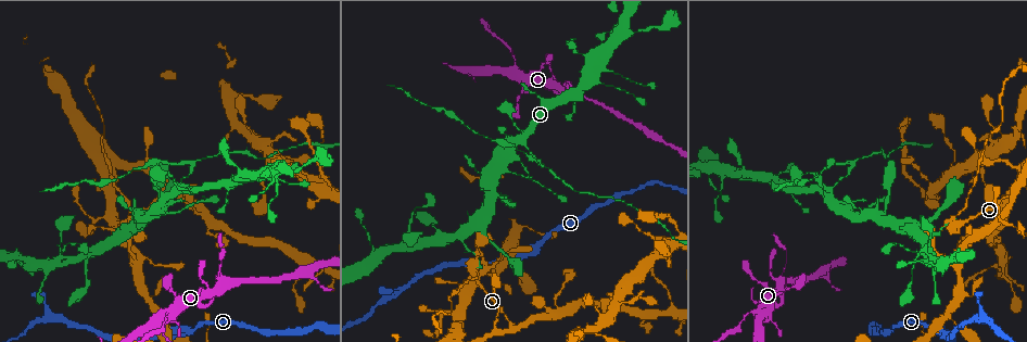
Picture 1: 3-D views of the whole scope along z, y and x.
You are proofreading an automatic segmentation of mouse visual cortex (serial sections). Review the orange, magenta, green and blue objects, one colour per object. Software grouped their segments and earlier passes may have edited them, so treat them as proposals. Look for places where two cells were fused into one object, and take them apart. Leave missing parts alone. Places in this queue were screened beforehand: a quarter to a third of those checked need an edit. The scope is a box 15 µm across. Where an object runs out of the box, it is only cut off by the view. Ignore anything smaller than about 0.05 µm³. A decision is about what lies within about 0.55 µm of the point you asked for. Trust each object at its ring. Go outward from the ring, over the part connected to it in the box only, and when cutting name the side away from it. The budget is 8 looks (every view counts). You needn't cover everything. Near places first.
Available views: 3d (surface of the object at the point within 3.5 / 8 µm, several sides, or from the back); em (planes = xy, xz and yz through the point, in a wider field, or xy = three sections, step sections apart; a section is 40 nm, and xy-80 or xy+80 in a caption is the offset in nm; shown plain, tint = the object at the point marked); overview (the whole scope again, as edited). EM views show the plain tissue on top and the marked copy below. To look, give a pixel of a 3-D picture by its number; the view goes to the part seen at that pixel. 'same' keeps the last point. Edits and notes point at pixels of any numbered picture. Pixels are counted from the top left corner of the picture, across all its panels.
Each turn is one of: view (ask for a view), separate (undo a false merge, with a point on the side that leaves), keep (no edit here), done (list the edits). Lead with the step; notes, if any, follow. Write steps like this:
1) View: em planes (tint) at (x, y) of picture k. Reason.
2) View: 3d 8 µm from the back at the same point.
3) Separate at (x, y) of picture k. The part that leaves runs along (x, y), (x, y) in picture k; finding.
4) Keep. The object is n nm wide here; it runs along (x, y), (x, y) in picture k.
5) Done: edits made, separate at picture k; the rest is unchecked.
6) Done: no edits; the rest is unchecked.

View: 3d 3.5 µm from the back at (163, 188) of picture 1. Sharp bend.

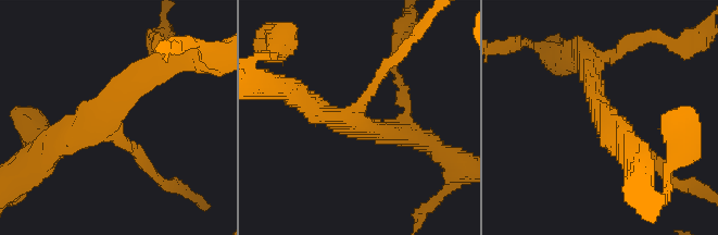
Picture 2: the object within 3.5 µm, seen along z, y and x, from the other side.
View: em xy step 5 (tint) at (355, 110) of picture 2. 3 arms meet here; the arms are 150, 300, 300 nm wide.

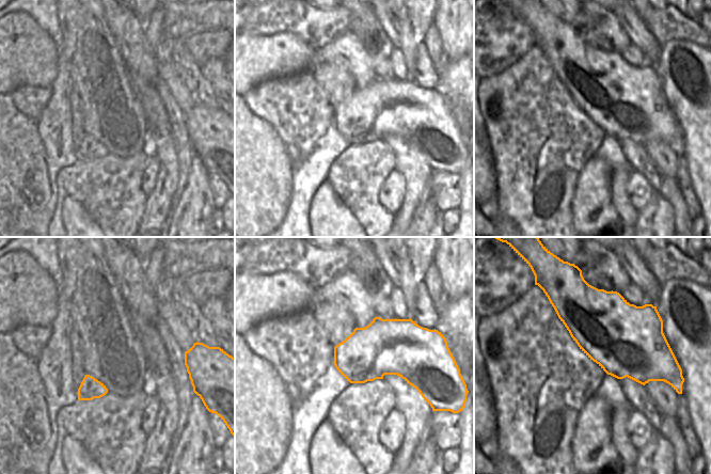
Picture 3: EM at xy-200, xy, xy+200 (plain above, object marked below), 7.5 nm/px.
Keep. It runs along (660, 168), (600, 114), (589, 74) in picture 2; continuous, no second cell.

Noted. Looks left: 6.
View: 3d 3.5 µm at (372, 247) of picture 1. Thin arm on a thick one.

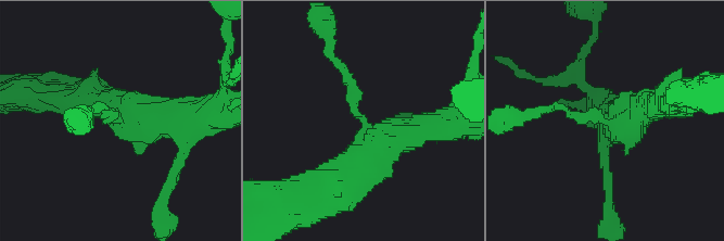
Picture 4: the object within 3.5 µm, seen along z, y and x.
View: em xy step 1 (tint) at (613, 121) of picture 4. 3 arms meet here; the arms are 150, 350, 450 nm wide; need the tissue.

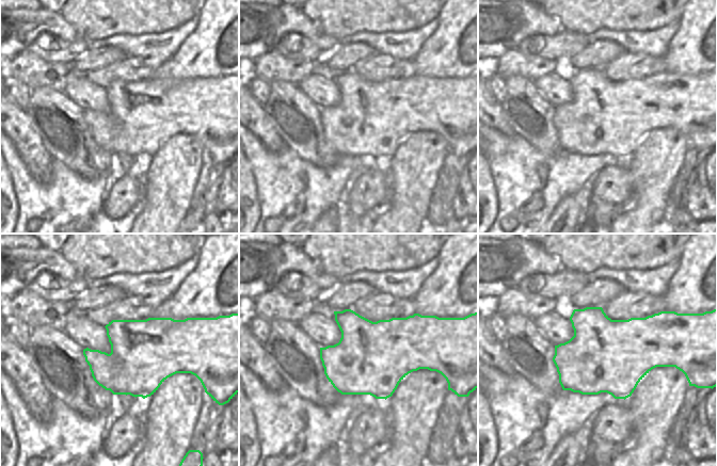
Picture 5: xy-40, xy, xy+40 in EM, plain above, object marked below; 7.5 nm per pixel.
Keep. The object is 550 nm wide here; it runs along (442, 126), (376, 143), (329, 193) in picture 4; one cell here.

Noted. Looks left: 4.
View: 3d 3.5 µm from the back at (980, 316) of picture 1. Two arms in line, one across.

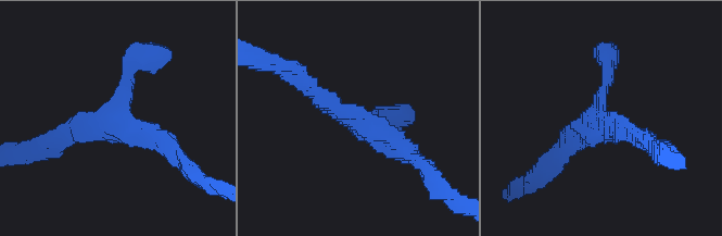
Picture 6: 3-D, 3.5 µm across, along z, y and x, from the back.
View: em xy step 2 (tint) at (358, 121) of picture 6. 3 arms meet here; the arms are 150, 250, 300 nm wide; shape alone is not enough.

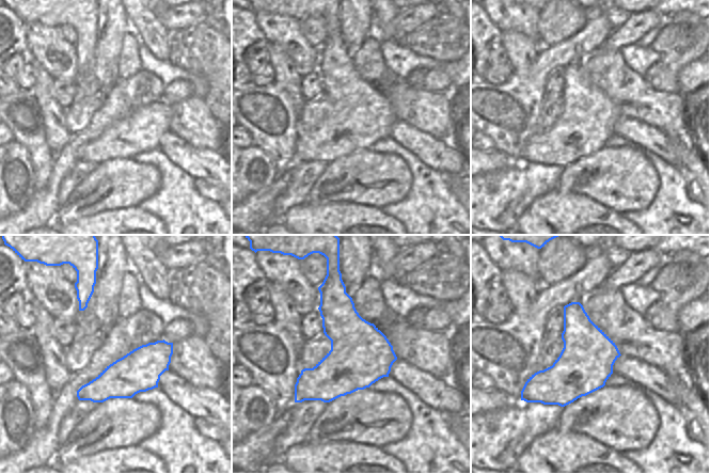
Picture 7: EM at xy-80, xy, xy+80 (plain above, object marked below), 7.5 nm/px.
Separate at (126, 63) of picture 6. The part that leaves runs along (124, 101), (128, 67), (170, 50) in picture 6; two cells meet here.

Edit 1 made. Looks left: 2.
Done: edits made, separate at picture 6; the rest is unchecked.

